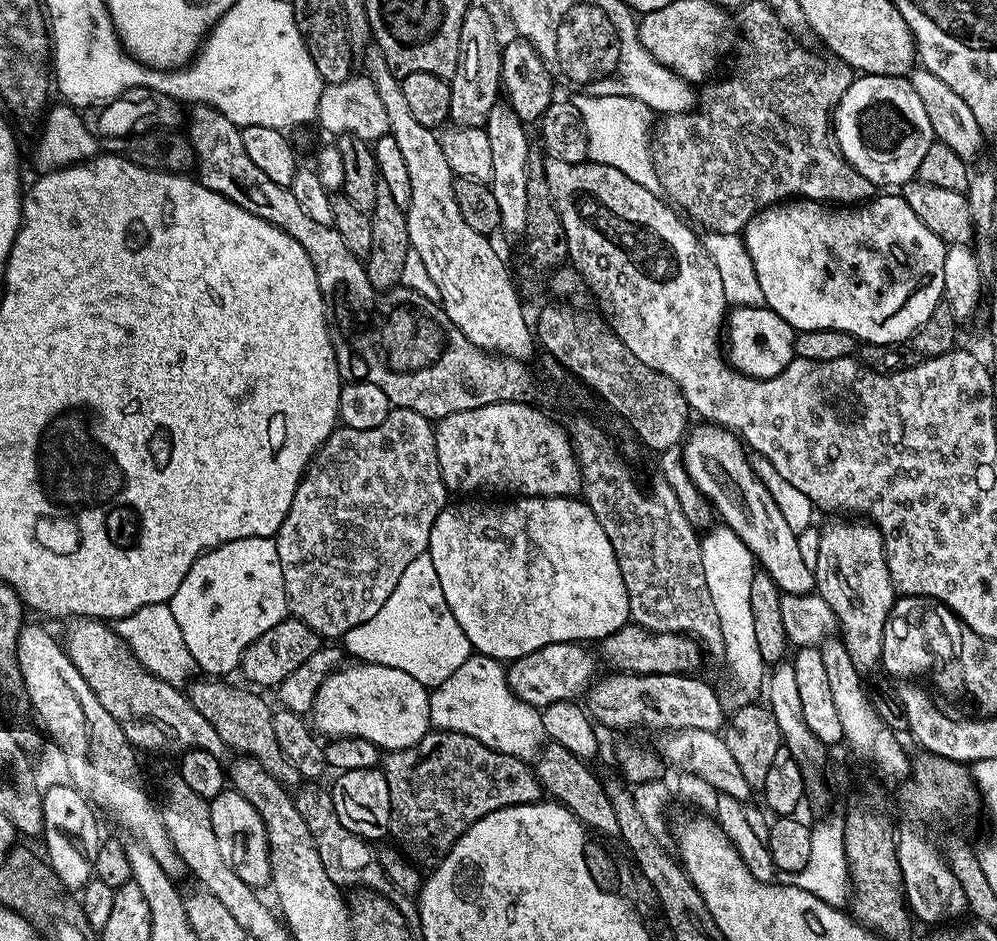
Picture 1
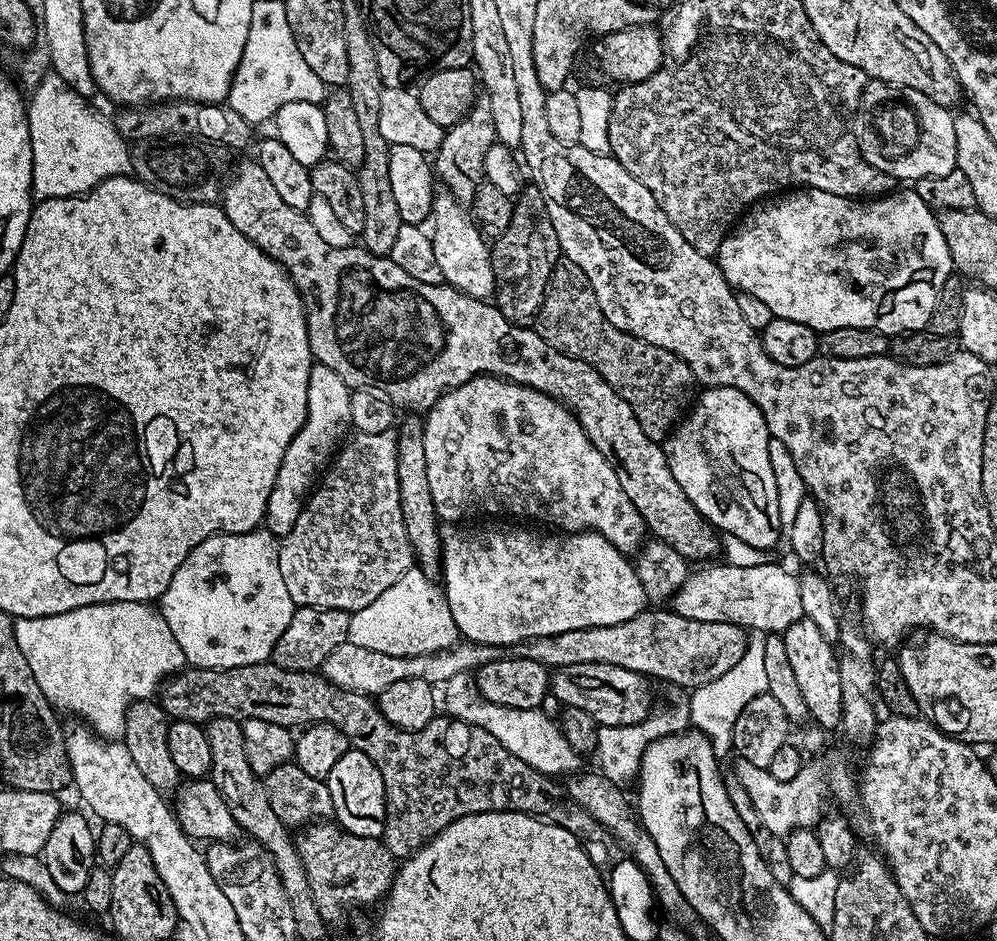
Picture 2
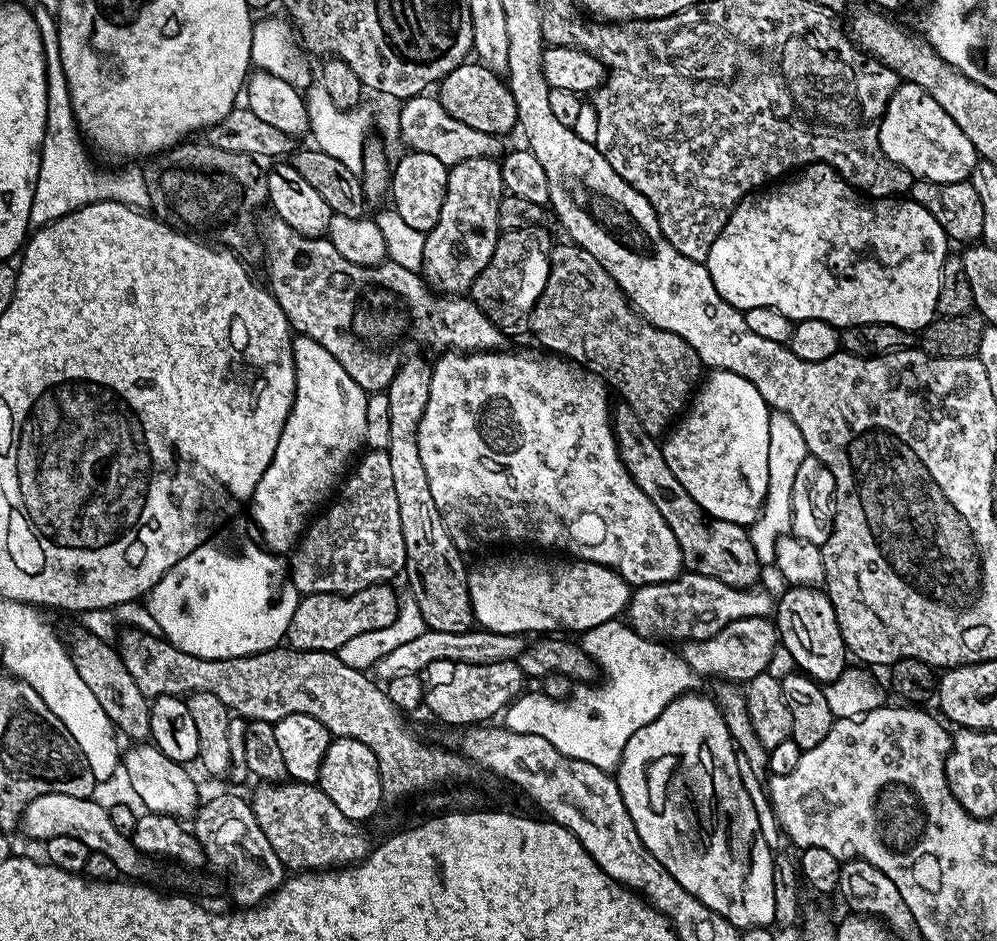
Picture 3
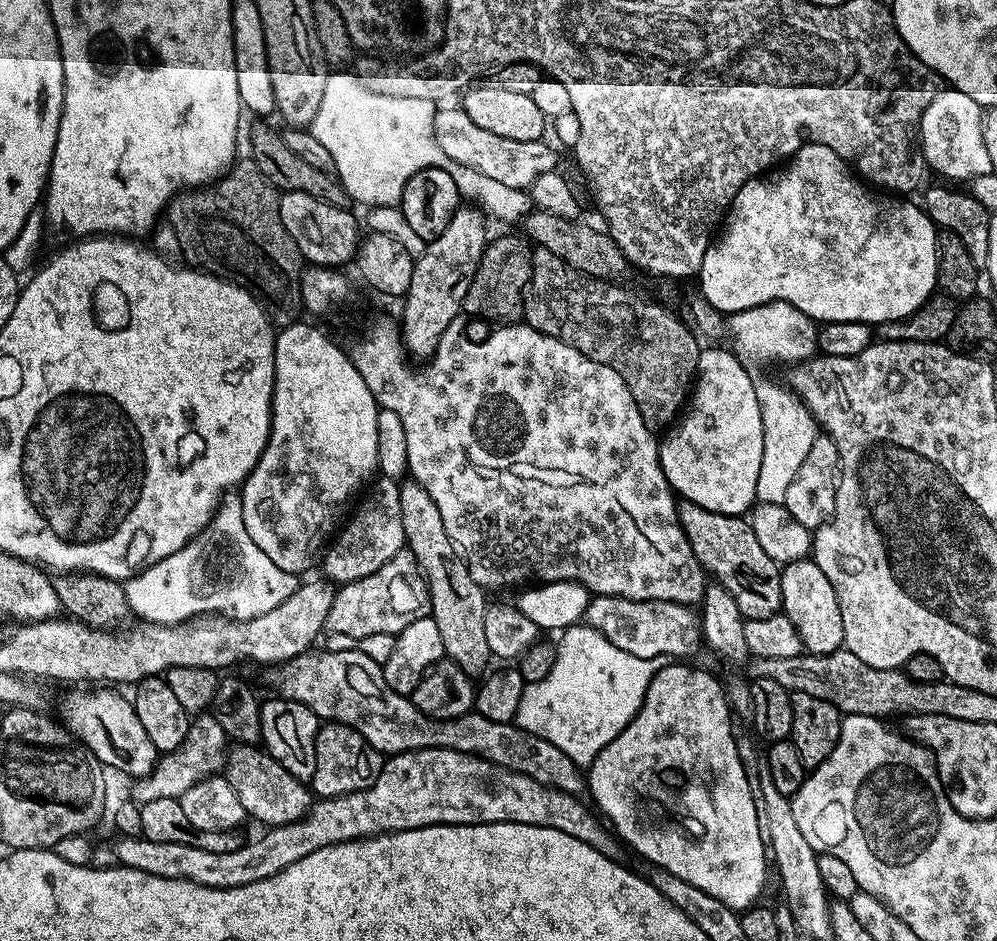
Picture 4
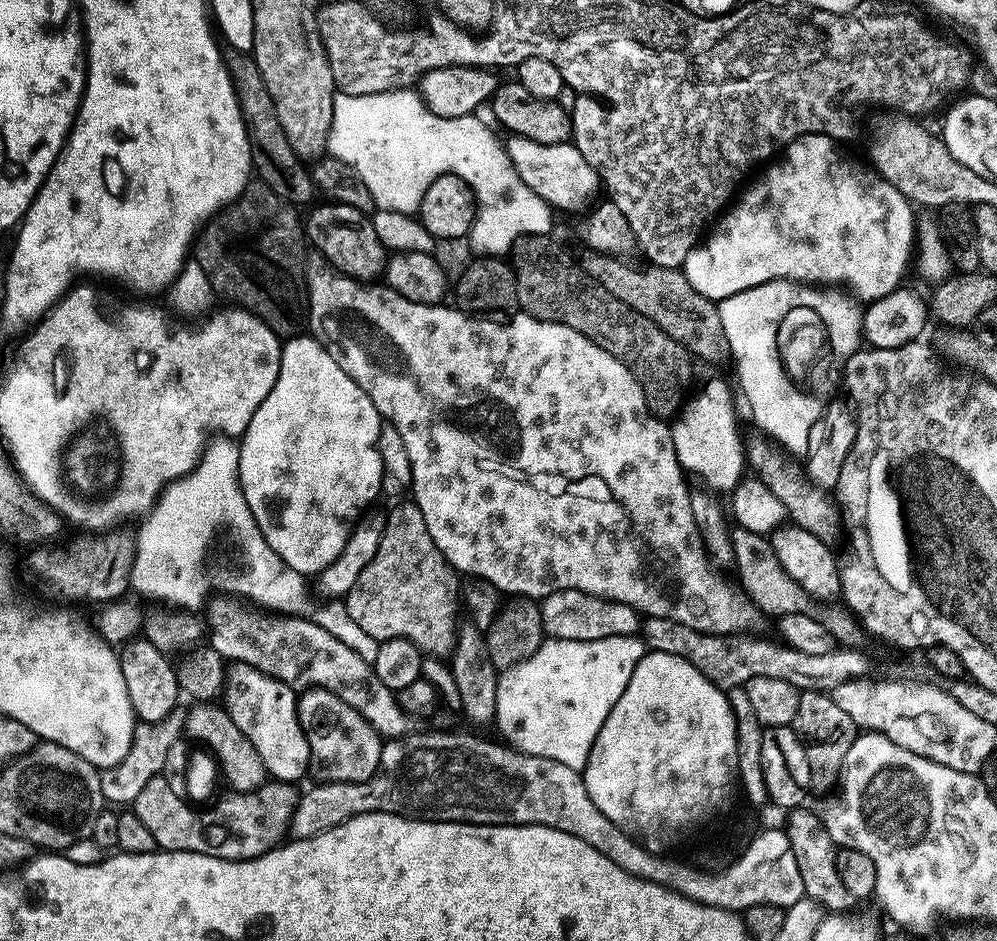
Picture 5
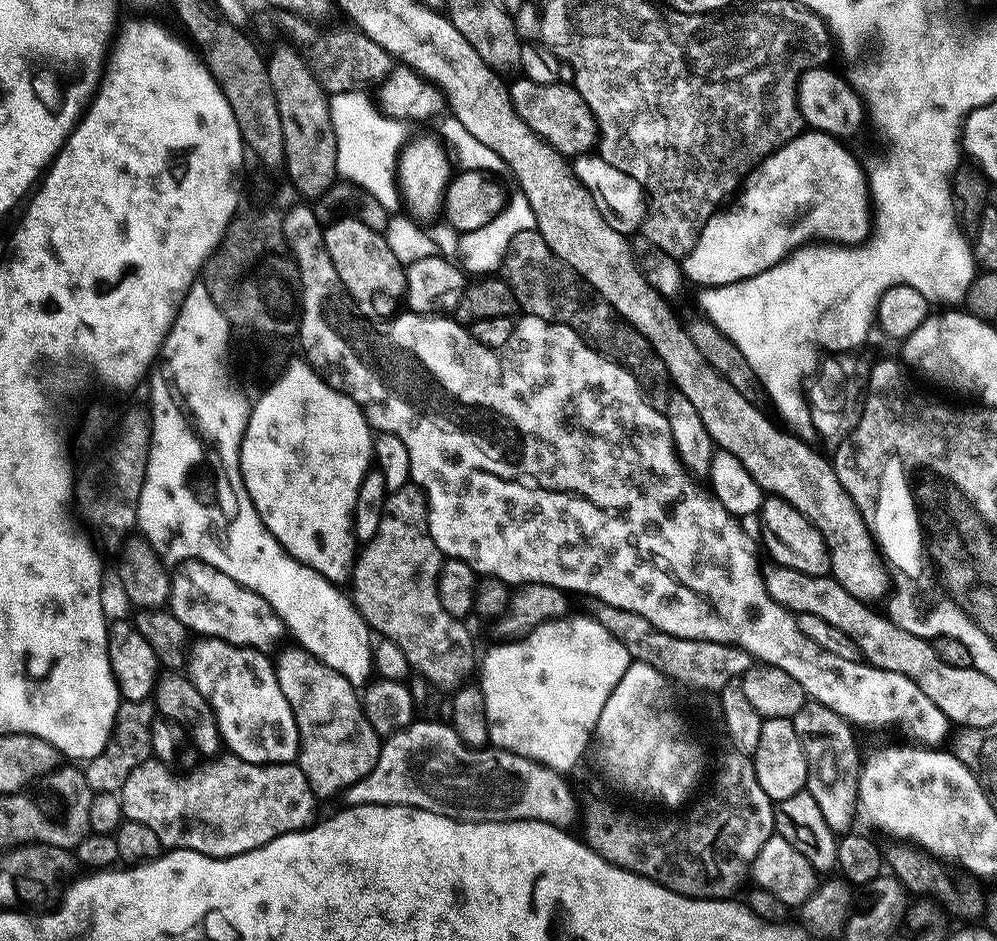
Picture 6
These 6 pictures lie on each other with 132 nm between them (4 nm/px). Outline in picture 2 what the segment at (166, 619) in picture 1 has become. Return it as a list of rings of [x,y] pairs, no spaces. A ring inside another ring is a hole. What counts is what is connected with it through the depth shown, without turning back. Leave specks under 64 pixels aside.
[[[147,601],[94,603],[42,618],[17,617],[13,624],[15,642],[47,700],[61,711],[74,712],[84,718],[87,727],[105,740],[119,741],[124,735],[125,712],[129,705],[135,700],[151,699],[165,678],[187,665],[182,648],[175,641],[164,616]]]

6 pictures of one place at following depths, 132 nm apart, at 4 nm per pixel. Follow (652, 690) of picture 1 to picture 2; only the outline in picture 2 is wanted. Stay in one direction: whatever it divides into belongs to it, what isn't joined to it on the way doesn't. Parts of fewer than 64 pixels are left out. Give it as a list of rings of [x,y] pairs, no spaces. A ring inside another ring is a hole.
[[[578,662],[575,666],[555,669],[550,676],[550,693],[555,698],[564,706],[578,706],[578,710],[586,710],[597,725],[605,728],[630,726],[652,715],[651,686],[649,677],[606,662]]]

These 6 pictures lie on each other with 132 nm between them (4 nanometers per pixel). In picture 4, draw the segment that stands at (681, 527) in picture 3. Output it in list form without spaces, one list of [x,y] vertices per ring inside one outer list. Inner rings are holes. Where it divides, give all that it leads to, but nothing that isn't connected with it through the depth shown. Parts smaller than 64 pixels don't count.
[[[680,500],[676,505],[676,517],[680,519],[690,550],[694,550],[700,567],[729,592],[745,620],[770,618],[781,611],[780,568],[762,550],[751,523],[744,516],[718,514],[689,500]]]

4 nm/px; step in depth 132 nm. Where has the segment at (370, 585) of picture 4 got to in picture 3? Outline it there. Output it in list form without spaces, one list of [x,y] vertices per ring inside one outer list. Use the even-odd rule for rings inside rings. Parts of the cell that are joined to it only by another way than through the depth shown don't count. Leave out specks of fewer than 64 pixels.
[[[387,583],[375,584],[346,596],[337,596],[334,592],[309,592],[297,599],[286,640],[298,652],[339,653],[347,649],[358,638],[358,634],[390,626],[399,609],[398,595]]]

